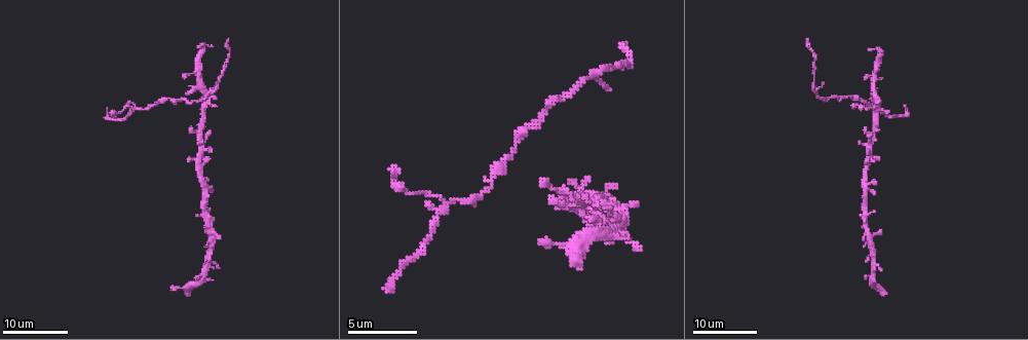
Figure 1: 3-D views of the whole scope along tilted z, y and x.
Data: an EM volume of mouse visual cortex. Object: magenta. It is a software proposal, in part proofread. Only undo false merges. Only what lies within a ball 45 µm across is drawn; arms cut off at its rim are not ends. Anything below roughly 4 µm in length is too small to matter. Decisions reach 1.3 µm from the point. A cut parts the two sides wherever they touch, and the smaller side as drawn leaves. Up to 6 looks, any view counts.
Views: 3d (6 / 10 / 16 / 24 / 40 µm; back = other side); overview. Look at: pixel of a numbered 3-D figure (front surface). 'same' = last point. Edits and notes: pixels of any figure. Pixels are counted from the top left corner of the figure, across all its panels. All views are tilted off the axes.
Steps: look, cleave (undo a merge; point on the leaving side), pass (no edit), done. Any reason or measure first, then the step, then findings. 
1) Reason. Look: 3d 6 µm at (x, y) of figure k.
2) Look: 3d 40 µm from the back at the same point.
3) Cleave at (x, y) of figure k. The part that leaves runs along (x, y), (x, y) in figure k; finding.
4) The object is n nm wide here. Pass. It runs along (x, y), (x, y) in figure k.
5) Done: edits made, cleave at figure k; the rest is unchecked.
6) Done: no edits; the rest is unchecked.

Two arms in line, one across. Look: 3d 24 µm at (197, 87) of figure 1.

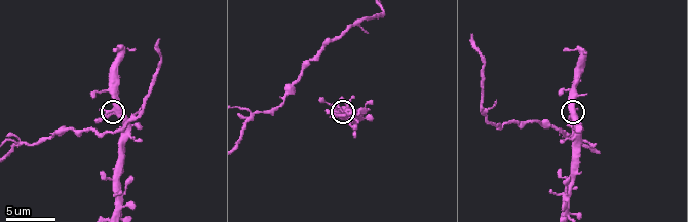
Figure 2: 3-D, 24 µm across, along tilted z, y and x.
Look: 3d 10 µm at (109, 111) of figure 2.

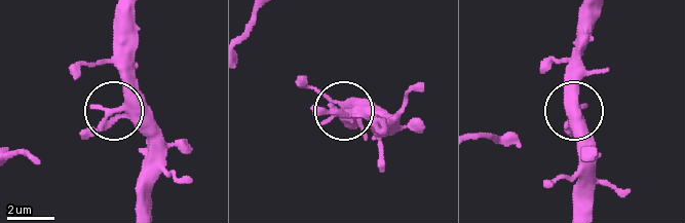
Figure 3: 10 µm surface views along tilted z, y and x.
Pass. It runs along (578, 205), (577, 52) in figure 3; all the same neuron.

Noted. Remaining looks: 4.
Look: 3d 16 µm at (122, 151) of figure 2.

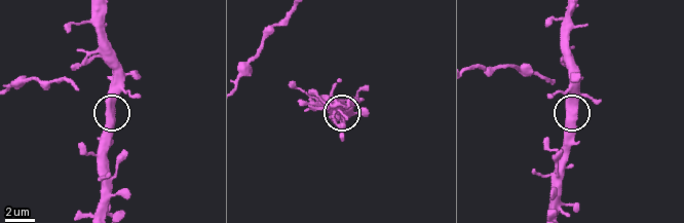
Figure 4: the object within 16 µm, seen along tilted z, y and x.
Pass. It runs along (570, 115), (573, 63) in figure 4; continuous, no second neuron.

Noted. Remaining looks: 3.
Calibre changes. Look: 3d 16 µm at (124, 126) of figure 2.

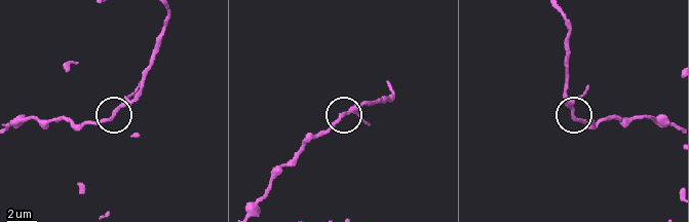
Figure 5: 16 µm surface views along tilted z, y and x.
Look: 3d 16 µm from the back at (573, 115) of figure 5.

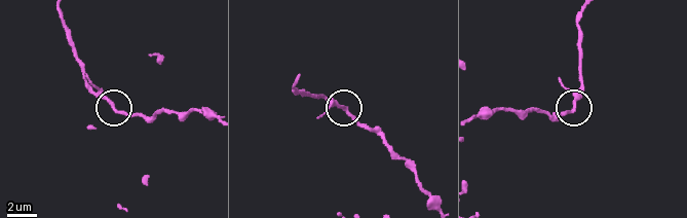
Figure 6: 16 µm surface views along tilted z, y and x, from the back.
Pass. One neuron here.

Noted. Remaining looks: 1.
Done: no edits; the rest is unchecked.

